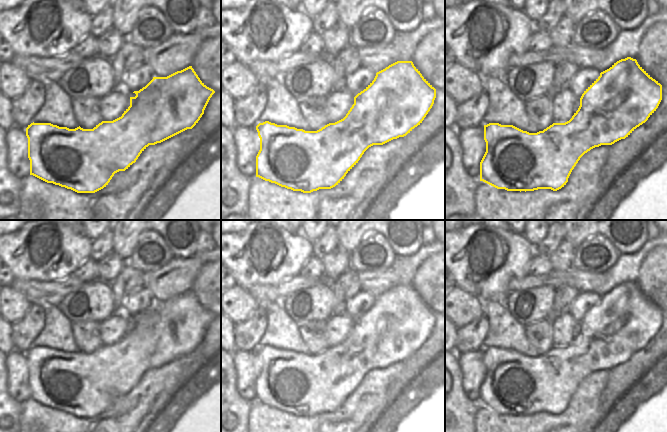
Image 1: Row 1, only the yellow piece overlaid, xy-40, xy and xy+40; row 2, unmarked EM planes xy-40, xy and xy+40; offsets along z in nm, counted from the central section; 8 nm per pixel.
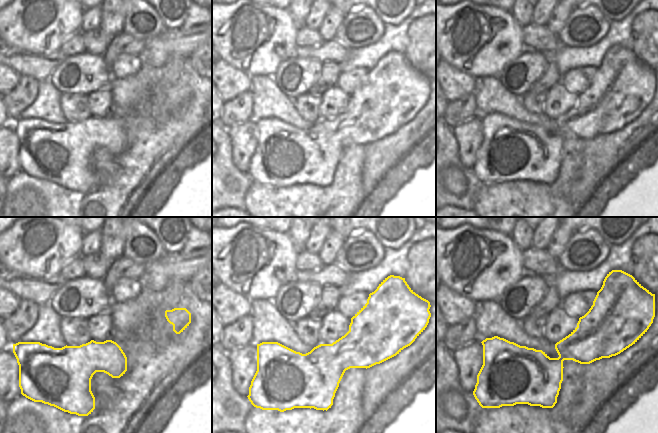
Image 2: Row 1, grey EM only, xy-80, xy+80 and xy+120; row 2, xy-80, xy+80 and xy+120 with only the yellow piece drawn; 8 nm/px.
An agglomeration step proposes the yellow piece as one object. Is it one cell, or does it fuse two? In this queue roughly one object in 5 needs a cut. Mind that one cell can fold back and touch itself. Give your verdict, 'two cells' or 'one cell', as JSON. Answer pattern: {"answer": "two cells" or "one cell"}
{"answer": "one cell"}

